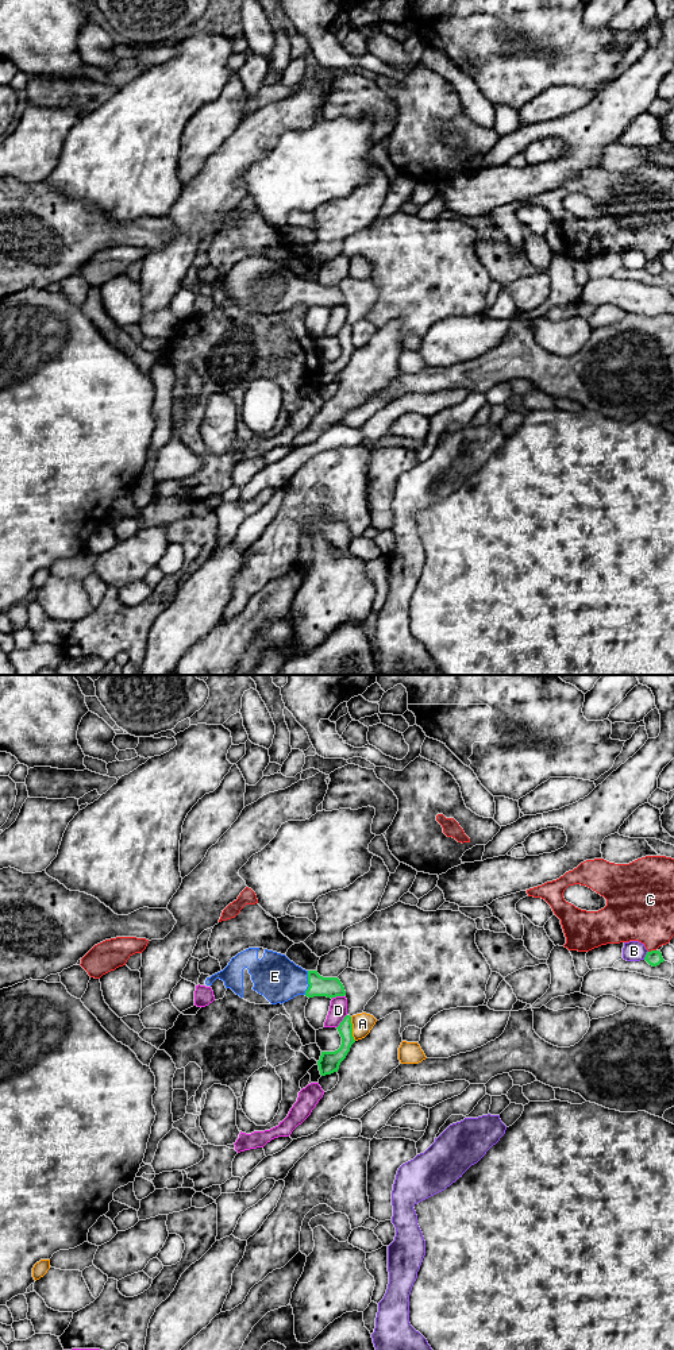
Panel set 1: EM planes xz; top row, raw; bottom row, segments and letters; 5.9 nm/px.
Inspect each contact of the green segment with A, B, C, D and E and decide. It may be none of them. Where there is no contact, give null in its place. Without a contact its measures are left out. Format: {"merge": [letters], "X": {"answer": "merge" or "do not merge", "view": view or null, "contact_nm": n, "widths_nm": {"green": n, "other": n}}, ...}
{"merge": ["E"], "A": {"answer": "do not merge", "view": "xz", "contact_nm": 150, "widths_nm": {"green": 120, "other": 120}}, "B": {"answer": "do not merge", "view": "xz", "contact_nm": 60, "widths_nm": {"green": 90, "other": 130}}, "C": {"answer": "do not merge", "view": "xz", "contact_nm": 50, "widths_nm": {"green": 90, "other": 380}}, "D": {"answer": "do not merge", "view": "xz", "contact_nm": 110, "widths_nm": {"green": 110, "other": 110}}, "E": {"answer": "merge", "view": "xz", "contact_nm": 150, "widths_nm": {"green": 130, "other": 260}}}

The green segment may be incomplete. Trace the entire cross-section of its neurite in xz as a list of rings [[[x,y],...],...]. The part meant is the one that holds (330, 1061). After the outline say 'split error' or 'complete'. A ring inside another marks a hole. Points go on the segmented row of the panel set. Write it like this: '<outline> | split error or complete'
[[[346,1015],[336,1029],[342,1037],[342,1045],[335,1052],[321,1052],[320,1060],[317,1061],[321,1076],[338,1072],[340,1062],[346,1058],[351,1045],[355,1042],[350,1015]]] | complete

